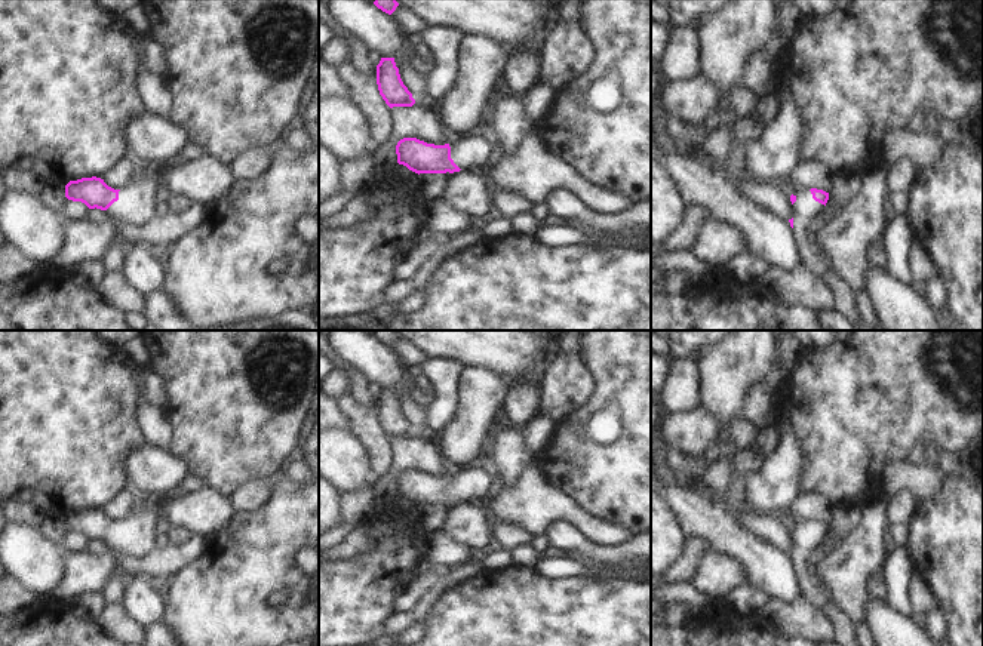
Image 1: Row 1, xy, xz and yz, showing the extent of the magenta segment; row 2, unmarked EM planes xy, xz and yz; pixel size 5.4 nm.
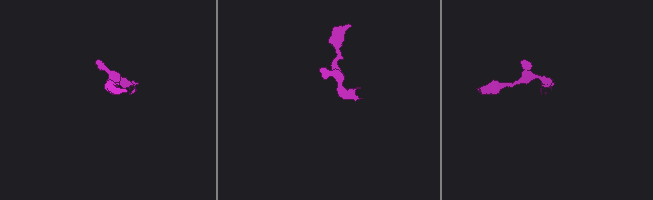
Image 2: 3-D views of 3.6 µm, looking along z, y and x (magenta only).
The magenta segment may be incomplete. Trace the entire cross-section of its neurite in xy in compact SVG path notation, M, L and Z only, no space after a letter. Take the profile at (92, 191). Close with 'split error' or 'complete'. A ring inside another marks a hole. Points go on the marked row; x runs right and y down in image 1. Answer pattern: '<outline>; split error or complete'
M165 166L153 167L150 176L144 176L138 184L128 184L120 190L108 187L104 179L92 176L70 181L65 185L65 197L82 202L89 209L105 210L110 216L116 236L102 255L105 271L120 271L123 261L122 244L125 243L117 231L119 225L142 225L154 216L156 194L160 185L160 172Z; split error

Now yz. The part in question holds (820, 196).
M796 188L790 191L790 194L793 218L789 219L789 222L796 234L796 240L801 246L801 252L808 270L824 280L830 287L835 301L833 310L839 311L854 326L858 326L863 322L863 317L857 305L857 293L845 280L830 270L820 255L812 249L810 225L826 209L829 193L817 188Z; split error

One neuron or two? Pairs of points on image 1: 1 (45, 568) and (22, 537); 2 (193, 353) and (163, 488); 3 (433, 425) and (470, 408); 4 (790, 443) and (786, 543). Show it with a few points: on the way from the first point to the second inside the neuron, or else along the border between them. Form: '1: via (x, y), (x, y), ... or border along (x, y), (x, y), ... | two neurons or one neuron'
1: via (37, 560), (22, 544) | one neuron
2: border along (165, 449), (183, 464), (189, 474) | two neurons
3: border along (457, 383), (457, 409), (444, 431), (436, 437) | two neurons
4: border along (749, 505), (758, 511), (783, 516) | two neurons

